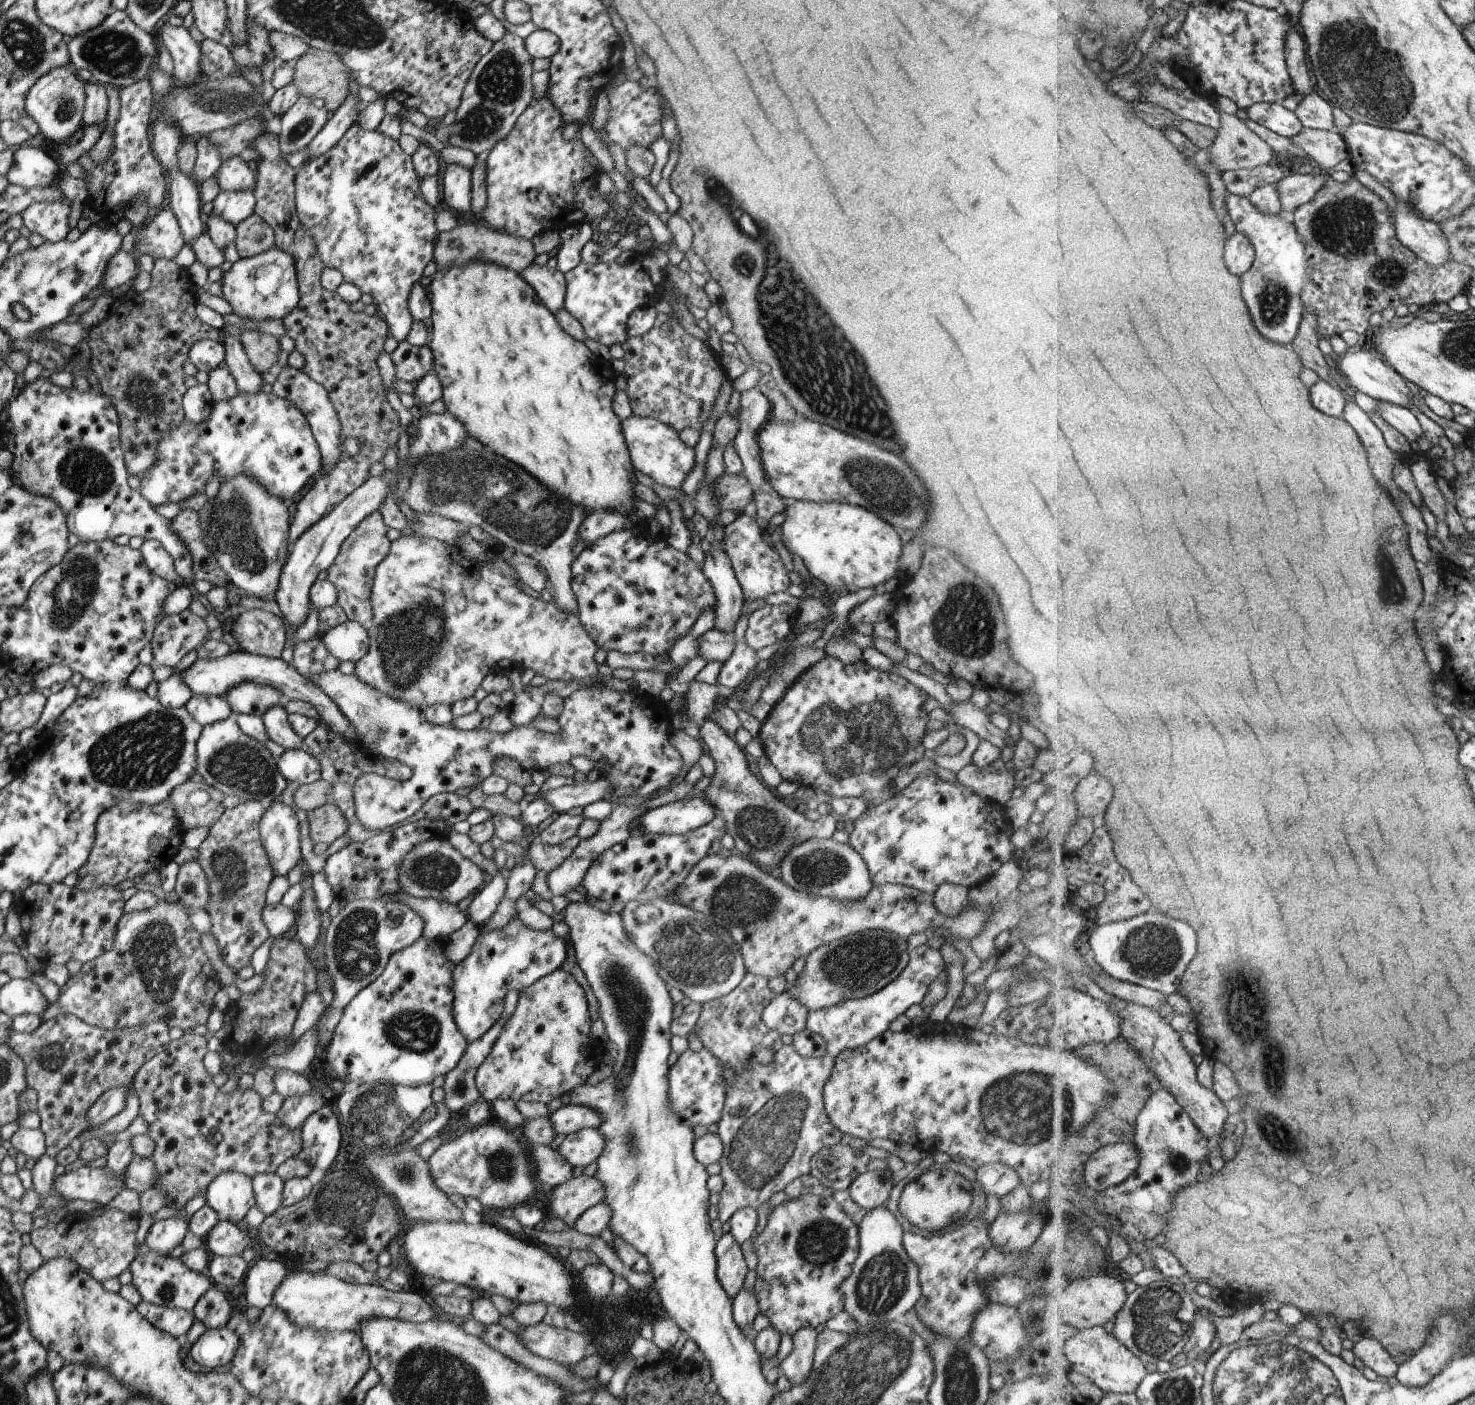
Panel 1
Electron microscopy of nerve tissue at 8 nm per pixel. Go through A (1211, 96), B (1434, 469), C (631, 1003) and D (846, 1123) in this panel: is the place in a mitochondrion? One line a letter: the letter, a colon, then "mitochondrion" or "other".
A: other
B: other
C: mitochondrion
D: other

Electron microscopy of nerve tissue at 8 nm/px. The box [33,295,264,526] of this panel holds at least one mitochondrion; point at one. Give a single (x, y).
(88, 468)

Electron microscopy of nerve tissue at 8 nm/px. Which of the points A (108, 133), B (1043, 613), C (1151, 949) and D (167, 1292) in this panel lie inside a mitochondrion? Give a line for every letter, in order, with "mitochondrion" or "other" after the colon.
A: other
B: other
C: mitochondrion
D: mitochondrion

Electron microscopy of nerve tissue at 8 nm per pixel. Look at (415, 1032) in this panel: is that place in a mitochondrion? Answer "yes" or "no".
yes

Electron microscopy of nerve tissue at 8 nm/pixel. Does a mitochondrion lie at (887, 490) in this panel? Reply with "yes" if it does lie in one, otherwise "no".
yes

